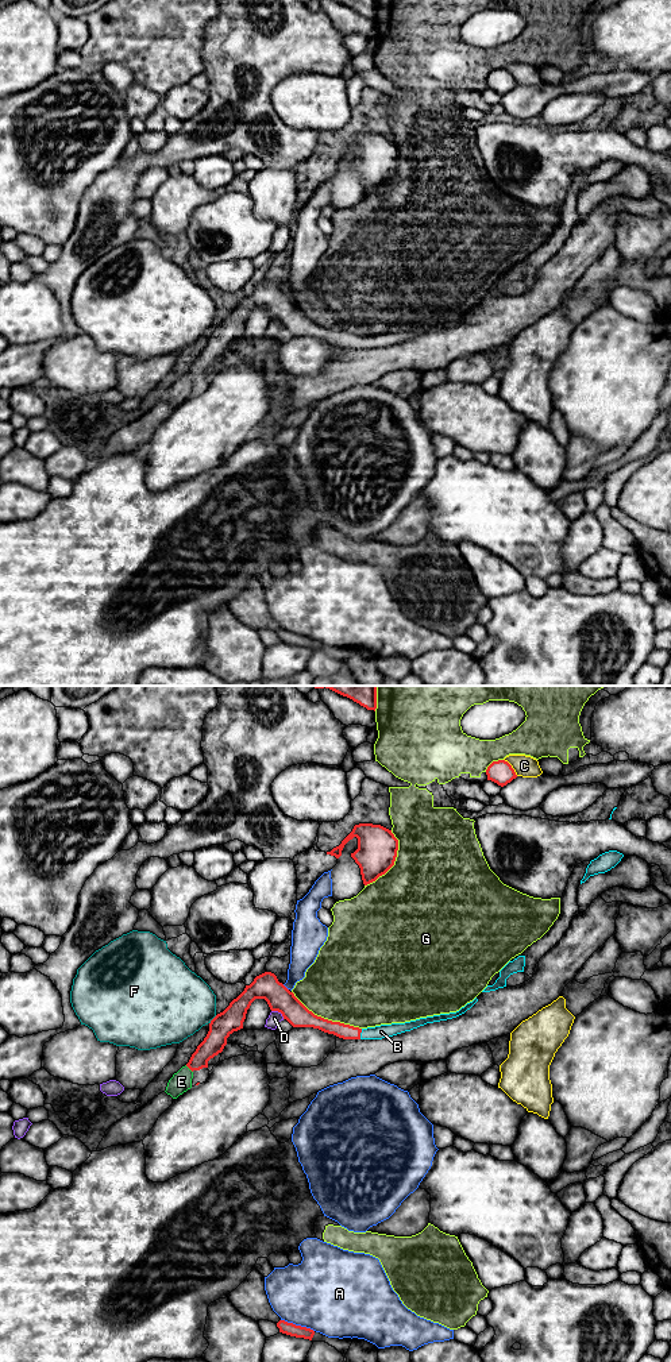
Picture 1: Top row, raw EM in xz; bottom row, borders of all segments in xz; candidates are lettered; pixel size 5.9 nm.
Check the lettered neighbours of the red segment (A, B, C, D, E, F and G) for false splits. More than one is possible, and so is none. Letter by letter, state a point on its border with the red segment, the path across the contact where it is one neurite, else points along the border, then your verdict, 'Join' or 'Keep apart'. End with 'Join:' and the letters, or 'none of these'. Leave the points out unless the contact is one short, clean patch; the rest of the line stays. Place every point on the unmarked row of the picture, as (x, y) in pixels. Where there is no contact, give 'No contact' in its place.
A: Touches red at xz (297, 635). Keep apart
B: Touches red at xz (359, 343). Path across: xz (346, 340), (359, 343), (381, 340). Join
C: Touches red at xz (511, 76). Keep apart
D: Touches red at xz (278, 320). Keep apart
E: Touches red at xz (189, 377). Keep apart
F: Touches red at xz (212, 328). Boundary: xz (216, 324), (209, 332). Keep apart
G: Touches red at xz (326, 328). Keep apart
Join: B

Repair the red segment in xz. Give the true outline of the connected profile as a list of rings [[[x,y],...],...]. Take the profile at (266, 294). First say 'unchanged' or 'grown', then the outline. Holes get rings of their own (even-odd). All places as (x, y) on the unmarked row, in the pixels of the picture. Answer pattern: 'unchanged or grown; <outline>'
grown; [[[265,281],[254,288],[230,315],[217,323],[209,332],[209,340],[197,355],[186,375],[193,379],[208,377],[208,370],[223,360],[227,347],[240,337],[247,319],[255,308],[265,308],[271,320],[282,323],[293,336],[313,336],[333,343],[343,348],[382,348],[410,340],[427,332],[456,327],[470,319],[478,308],[467,312],[456,321],[440,323],[405,332],[381,333],[359,337],[340,331],[332,331],[309,320],[271,281]]]

